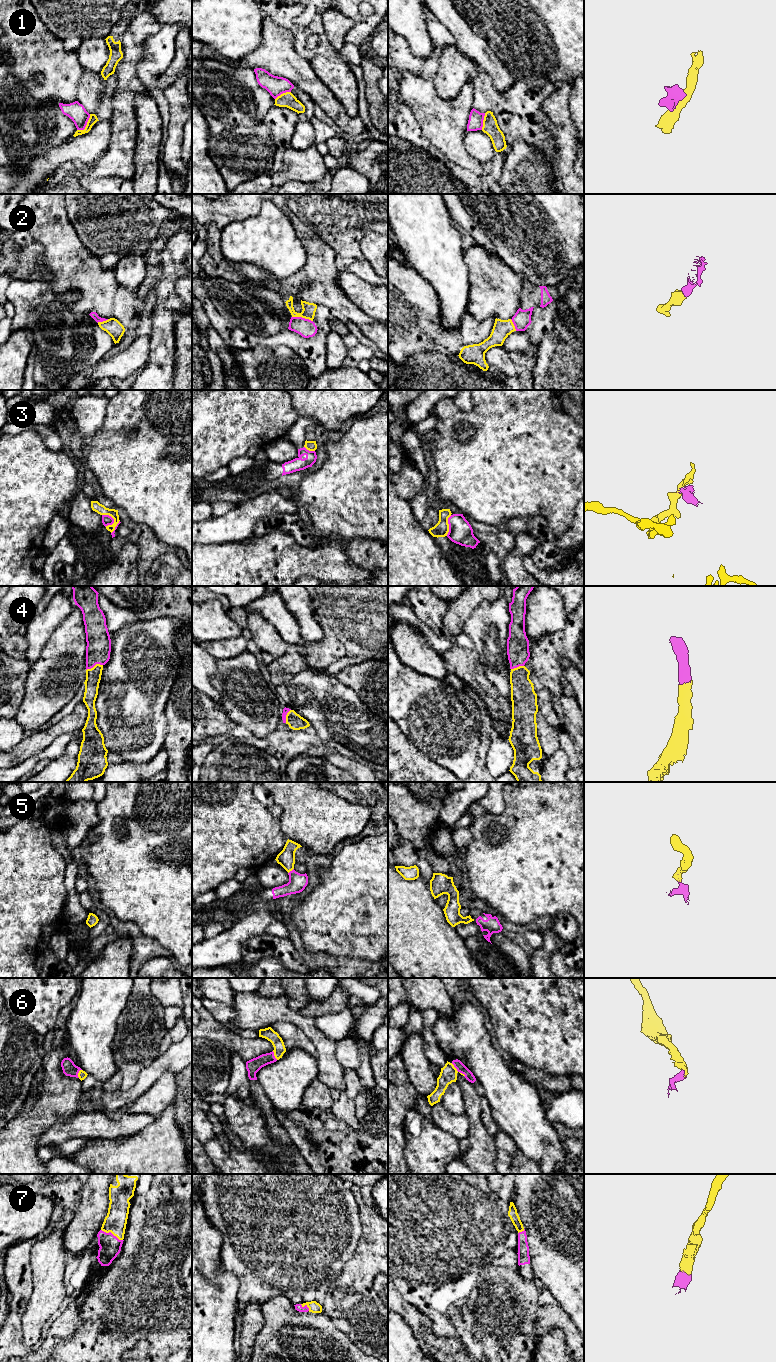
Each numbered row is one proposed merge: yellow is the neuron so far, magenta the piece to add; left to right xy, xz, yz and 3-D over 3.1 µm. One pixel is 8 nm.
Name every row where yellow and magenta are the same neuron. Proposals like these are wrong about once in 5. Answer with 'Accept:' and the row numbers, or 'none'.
Accept: 2, 4, 5, 6, 7

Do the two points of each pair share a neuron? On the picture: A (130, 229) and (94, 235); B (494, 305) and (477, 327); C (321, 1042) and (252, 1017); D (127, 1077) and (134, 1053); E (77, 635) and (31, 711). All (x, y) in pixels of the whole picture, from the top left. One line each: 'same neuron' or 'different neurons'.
A: same neuron
B: different neurons
C: same neuron
D: same neuron
E: same neuron

